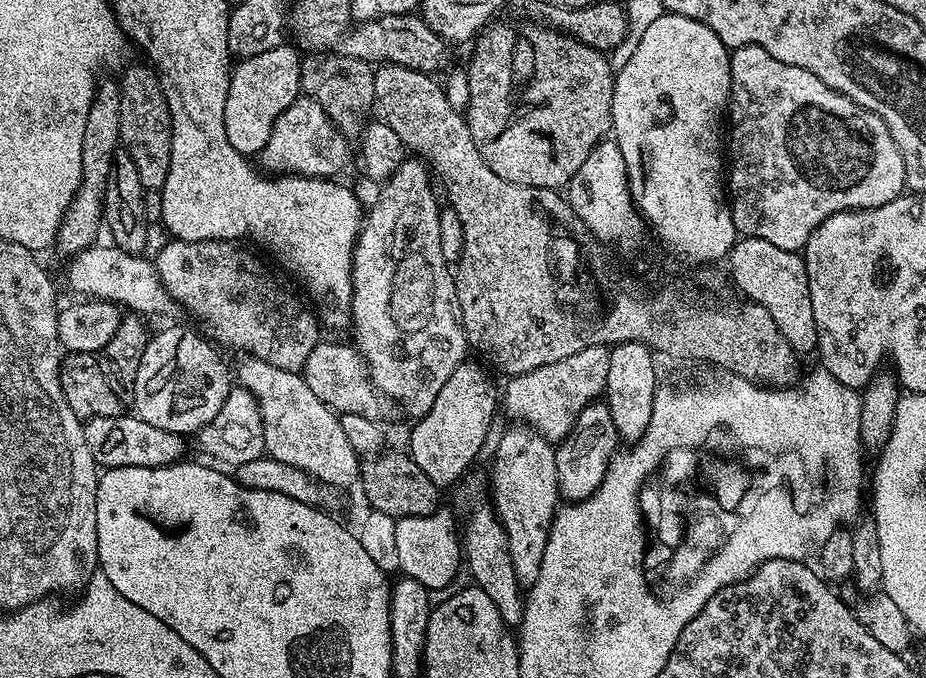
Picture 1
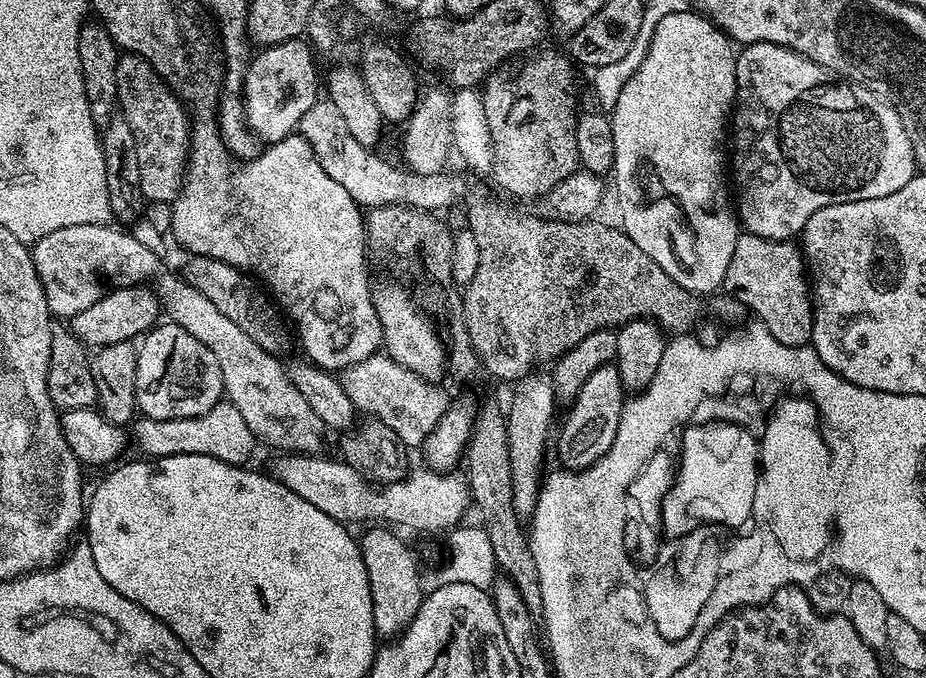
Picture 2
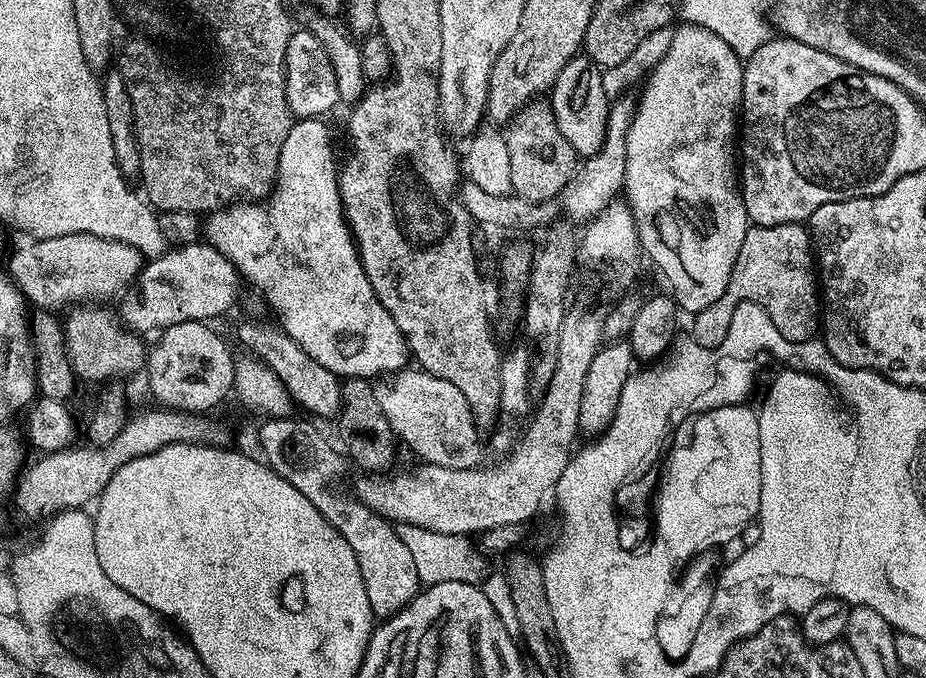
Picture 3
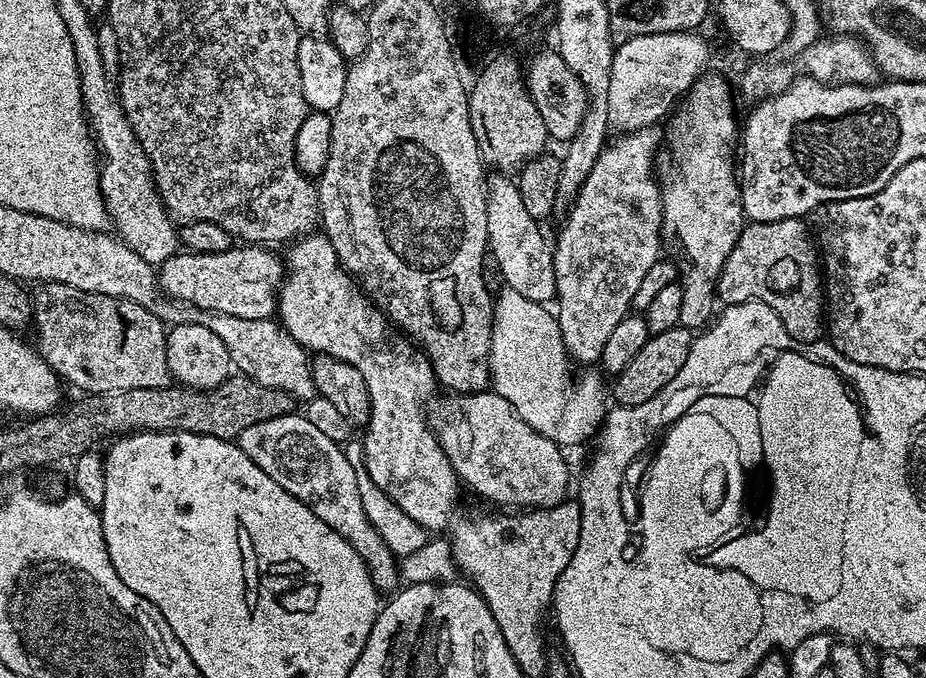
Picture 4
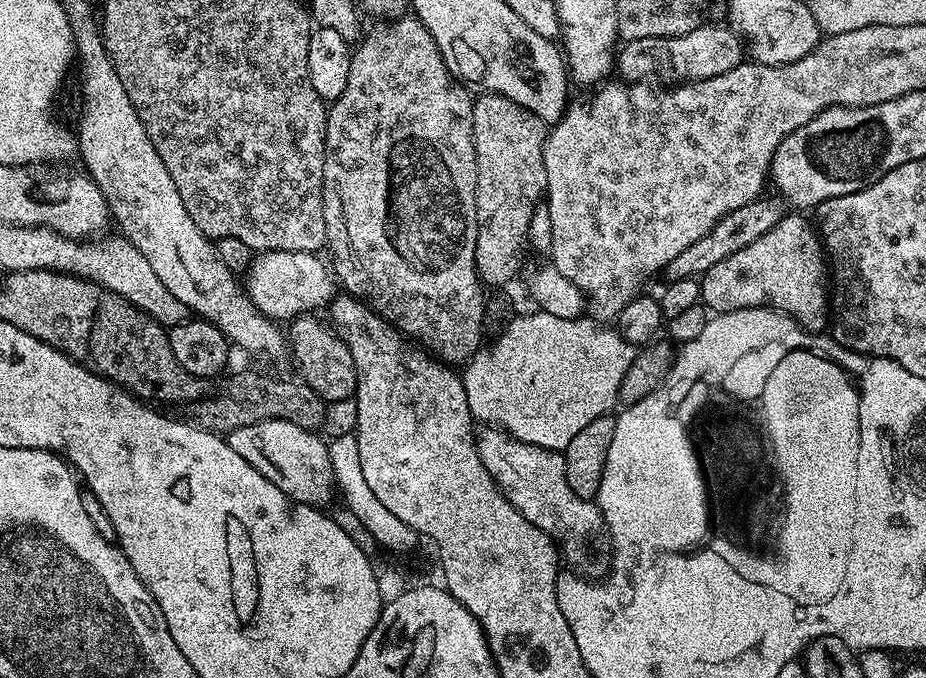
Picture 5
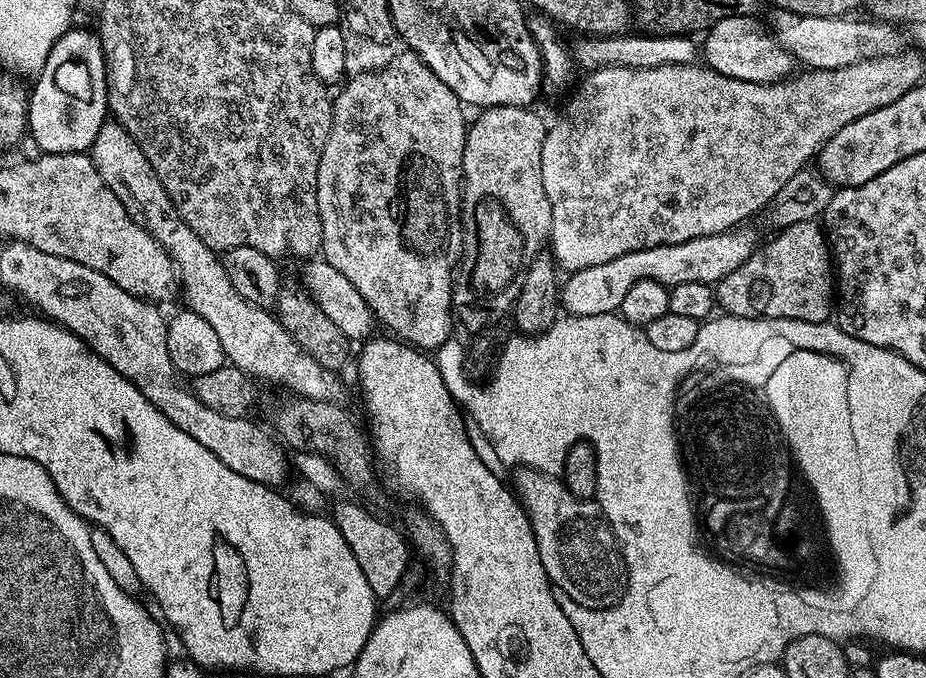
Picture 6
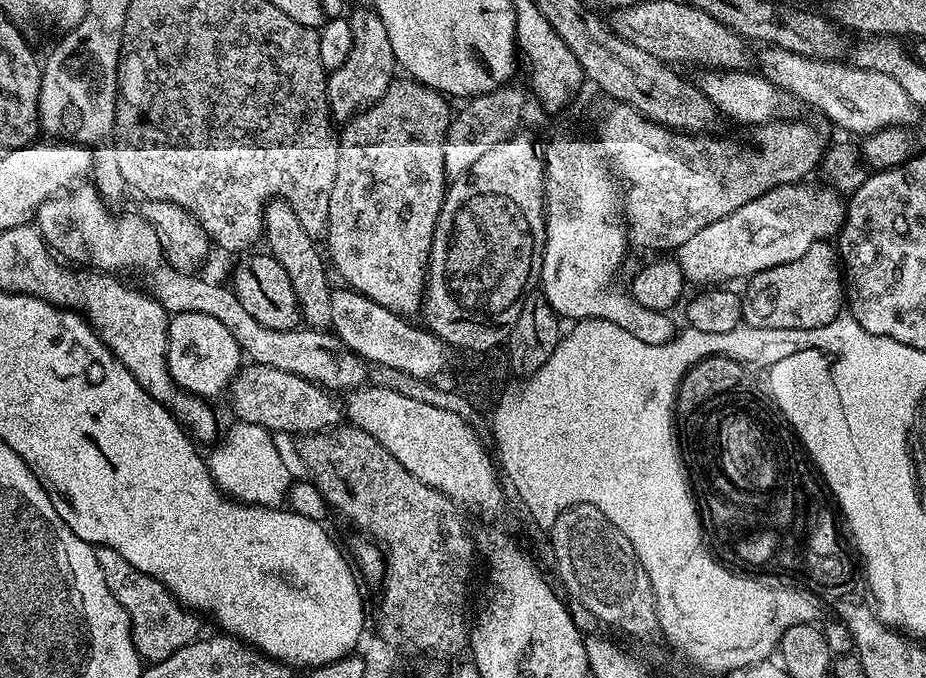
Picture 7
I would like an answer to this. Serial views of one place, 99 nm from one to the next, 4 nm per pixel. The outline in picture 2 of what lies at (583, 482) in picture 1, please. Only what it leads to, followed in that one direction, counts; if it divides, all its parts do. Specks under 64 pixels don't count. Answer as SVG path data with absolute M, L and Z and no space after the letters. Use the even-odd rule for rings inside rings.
M615 363L603 364L582 382L582 390L578 390L575 400L571 401L568 417L560 428L560 438L555 439L556 456L563 467L568 470L589 468L590 465L606 450L610 450L610 442L614 442L614 434L618 434L618 422L624 409L626 389L618 374Z

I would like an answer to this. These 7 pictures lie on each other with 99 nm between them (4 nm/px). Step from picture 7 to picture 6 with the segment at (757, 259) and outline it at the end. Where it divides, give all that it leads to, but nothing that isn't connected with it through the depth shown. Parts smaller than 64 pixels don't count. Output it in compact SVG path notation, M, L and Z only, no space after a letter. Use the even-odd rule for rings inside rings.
M737 226L730 232L719 232L677 244L659 244L602 262L602 266L580 268L562 284L562 308L570 316L619 313L626 293L638 282L662 282L669 289L682 282L702 282L715 286L750 258L758 247L758 239L748 226Z

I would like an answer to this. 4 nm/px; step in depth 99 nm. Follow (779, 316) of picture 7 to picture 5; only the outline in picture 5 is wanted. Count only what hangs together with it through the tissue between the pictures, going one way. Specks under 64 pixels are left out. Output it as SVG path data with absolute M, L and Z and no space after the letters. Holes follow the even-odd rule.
M785 214L778 223L760 238L754 238L750 246L730 254L722 262L710 266L699 277L700 298L705 309L713 313L737 312L743 308L766 308L791 316L803 331L820 334L830 324L830 276L826 271L826 257L822 241L813 221L804 214Z

